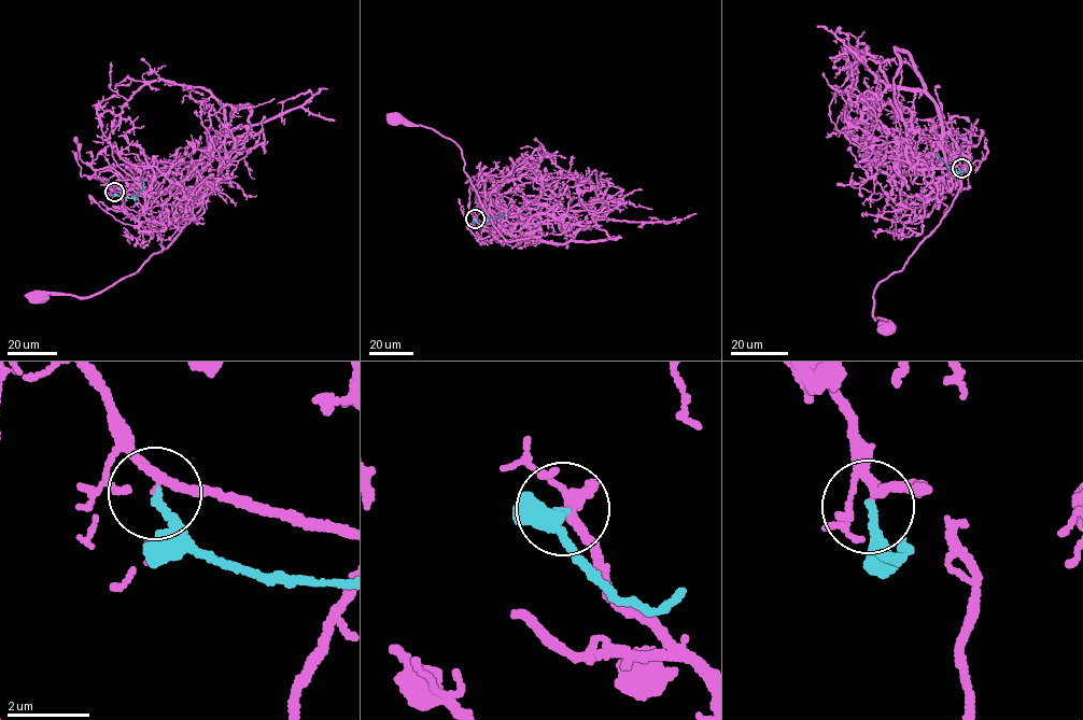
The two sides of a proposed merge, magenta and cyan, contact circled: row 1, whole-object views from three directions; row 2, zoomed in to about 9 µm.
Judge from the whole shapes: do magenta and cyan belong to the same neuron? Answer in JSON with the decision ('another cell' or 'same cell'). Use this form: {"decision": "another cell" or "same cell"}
{"decision": "another cell"}

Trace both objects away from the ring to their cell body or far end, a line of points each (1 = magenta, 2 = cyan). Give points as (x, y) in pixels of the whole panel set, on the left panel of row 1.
1: (114, 192), (144, 187), (166, 203), (196, 193), (200, 207), (136, 273), (89, 297), (37, 298)
2: (114, 192), (118, 196), (135, 198), (143, 189), (141, 180)

